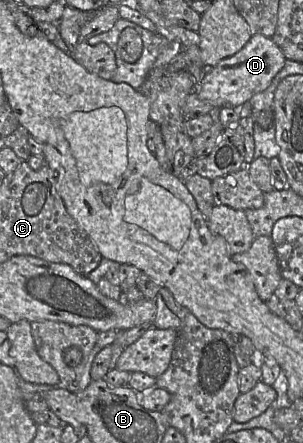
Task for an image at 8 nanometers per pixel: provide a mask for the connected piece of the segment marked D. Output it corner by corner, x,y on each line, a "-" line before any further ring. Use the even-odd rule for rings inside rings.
252,35
246,45
234,55
224,58
217,65
208,67
194,91
199,98
216,109
224,106
240,108
255,94
264,91
286,61
280,47
271,37

